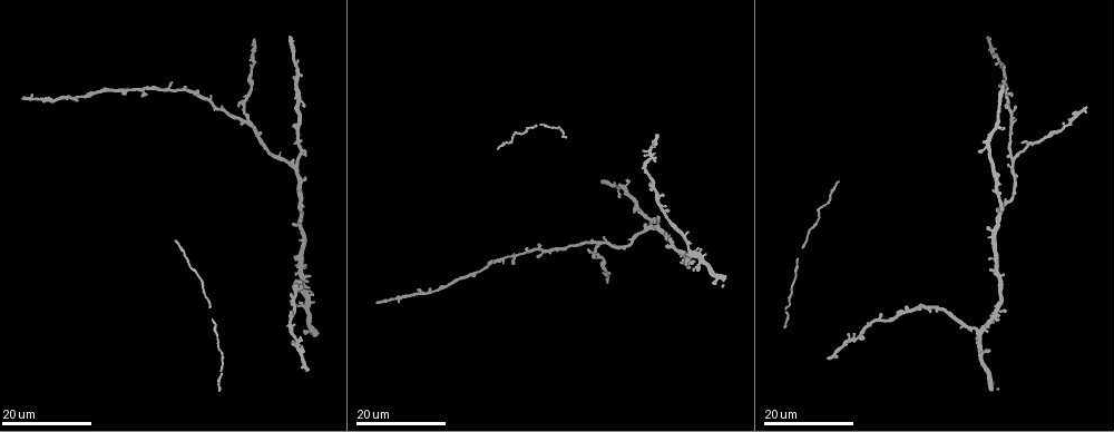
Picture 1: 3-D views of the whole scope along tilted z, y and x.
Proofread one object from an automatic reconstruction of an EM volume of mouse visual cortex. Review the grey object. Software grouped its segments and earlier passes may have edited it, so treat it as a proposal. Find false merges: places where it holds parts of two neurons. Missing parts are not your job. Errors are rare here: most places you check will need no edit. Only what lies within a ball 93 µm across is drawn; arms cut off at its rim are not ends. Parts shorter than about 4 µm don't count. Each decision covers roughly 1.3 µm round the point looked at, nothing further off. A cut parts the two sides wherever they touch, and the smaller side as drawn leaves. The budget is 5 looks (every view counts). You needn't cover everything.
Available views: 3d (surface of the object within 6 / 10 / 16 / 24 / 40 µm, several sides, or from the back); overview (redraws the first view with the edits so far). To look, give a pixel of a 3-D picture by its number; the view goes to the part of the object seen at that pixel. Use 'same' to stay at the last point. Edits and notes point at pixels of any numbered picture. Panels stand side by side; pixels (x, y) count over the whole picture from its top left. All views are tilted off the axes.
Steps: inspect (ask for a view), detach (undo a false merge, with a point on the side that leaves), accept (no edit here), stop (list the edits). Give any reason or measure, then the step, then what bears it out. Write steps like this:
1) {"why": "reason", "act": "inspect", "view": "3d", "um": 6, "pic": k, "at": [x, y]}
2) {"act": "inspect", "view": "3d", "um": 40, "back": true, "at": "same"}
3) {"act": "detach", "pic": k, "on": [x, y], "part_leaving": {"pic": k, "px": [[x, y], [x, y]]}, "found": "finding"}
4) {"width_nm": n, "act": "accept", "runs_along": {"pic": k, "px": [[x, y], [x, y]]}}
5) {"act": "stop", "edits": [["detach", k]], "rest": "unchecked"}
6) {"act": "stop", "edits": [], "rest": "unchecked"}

{"act": "inspect", "view": "3d", "um": 16, "pic": 1, "at": [787, 299]}

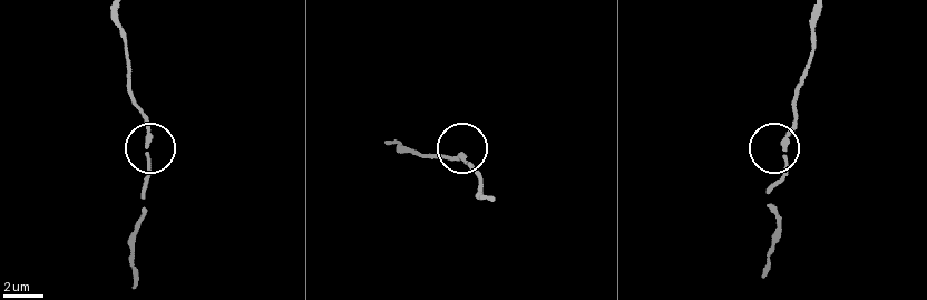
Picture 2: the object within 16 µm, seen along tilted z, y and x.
{"act": "inspect", "view": "3d", "um": 6, "pic": 2, "at": [463, 156]}

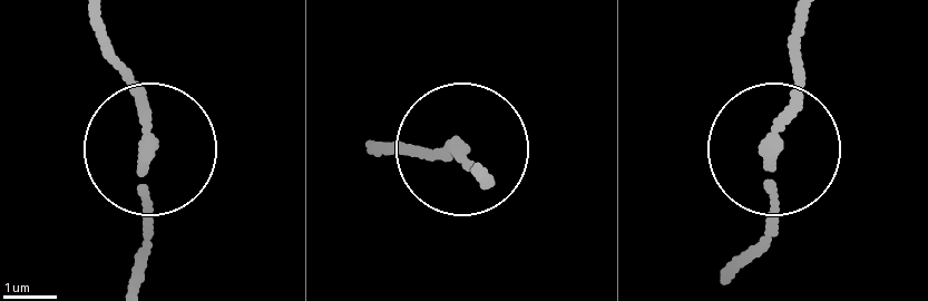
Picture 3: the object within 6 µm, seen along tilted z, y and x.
{"act": "accept", "found": "all the same neuron"}

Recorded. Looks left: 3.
{"why": "three-way junction", "act": "inspect", "view": "3d", "um": 16, "pic": 1, "at": [650, 150]}

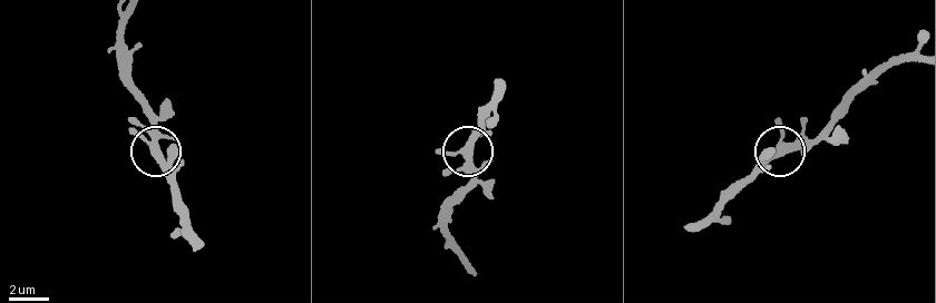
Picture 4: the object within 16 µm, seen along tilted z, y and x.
{"why": "zoom in", "act": "inspect", "view": "3d", "um": 6, "pic": 4, "at": [149, 147]}

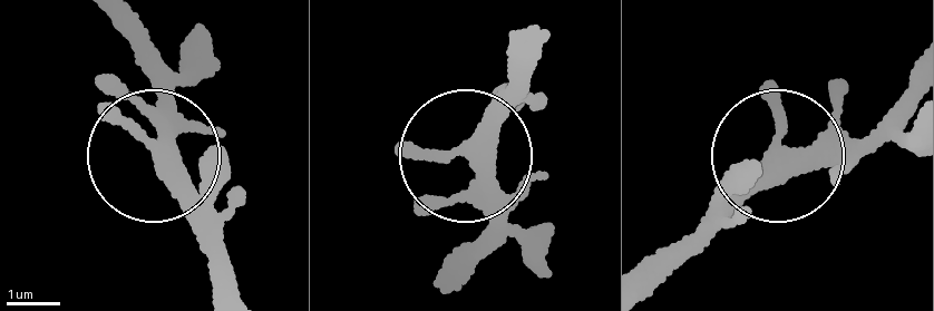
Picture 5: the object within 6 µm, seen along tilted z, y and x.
{"why": "other side", "act": "inspect", "view": "3d", "um": 6, "back": true, "pic": 5, "at": [776, 158]}

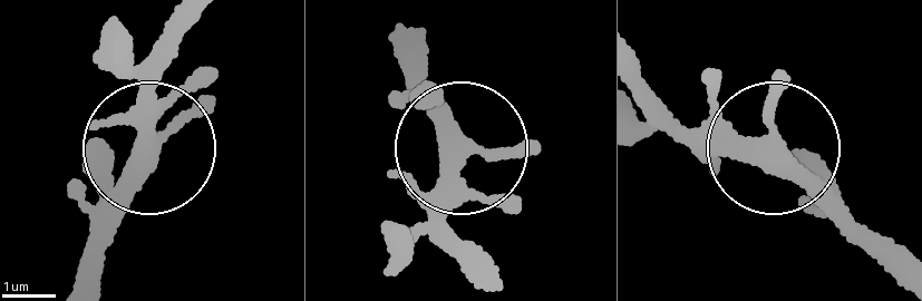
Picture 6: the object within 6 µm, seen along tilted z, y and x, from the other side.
{"arms": 3, "act": "accept", "found": "continuous, no second neuron"}

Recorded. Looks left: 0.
{"act": "stop", "edits": [], "rest": "unchecked"}

